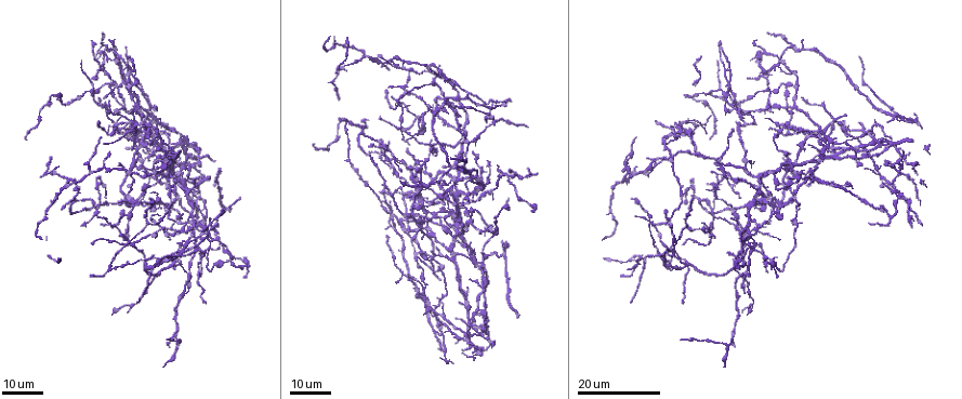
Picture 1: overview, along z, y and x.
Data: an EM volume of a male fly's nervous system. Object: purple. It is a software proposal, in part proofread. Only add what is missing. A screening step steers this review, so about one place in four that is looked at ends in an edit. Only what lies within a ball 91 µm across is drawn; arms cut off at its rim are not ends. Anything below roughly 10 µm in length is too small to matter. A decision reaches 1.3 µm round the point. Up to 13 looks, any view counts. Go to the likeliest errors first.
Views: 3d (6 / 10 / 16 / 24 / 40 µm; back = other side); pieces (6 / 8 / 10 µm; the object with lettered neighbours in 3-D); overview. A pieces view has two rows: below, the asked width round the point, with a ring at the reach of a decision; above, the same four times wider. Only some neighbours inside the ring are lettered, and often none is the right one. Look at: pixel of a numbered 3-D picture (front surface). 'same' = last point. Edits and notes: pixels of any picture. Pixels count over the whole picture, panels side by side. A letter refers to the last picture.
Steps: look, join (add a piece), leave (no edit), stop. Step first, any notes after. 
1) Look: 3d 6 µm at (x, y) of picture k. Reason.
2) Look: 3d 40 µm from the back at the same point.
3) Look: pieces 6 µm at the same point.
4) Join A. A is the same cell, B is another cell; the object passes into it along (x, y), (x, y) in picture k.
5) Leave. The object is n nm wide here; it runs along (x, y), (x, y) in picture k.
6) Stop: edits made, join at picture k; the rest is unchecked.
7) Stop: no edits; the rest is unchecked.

Look: 3d 16 µm at (859, 124) of picture 1. An open end.

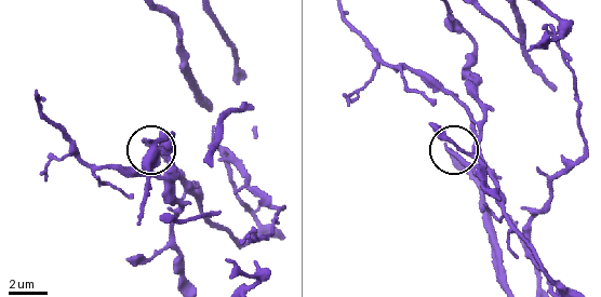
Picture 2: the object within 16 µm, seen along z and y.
Look: pieces 10 µm at (445, 147) of picture 2.

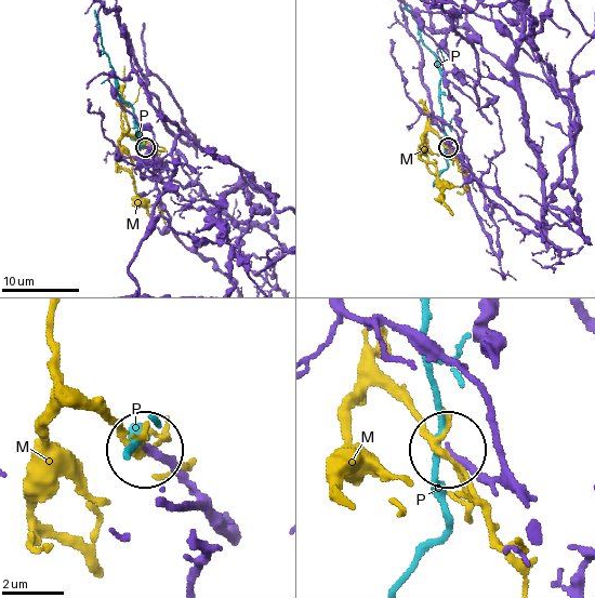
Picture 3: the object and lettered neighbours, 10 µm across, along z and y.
Leave. The object is 210 nm wide here; M and P are other cells; it runs along (492, 320), (466, 374), (501, 467), (488, 475), (451, 454) in picture 3; none of them fits.

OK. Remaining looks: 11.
Look: 3d 24 µm at (50, 155) of picture 1. Long arm stops here.

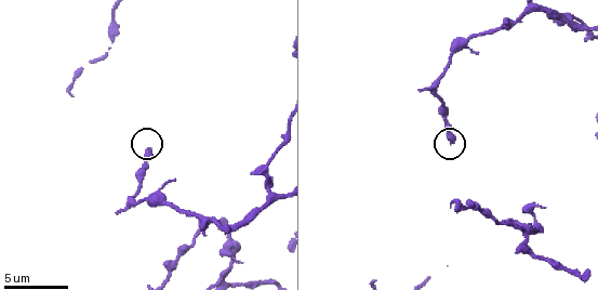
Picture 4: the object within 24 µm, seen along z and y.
Look: 3d 6 µm at (150, 151) of picture 4.

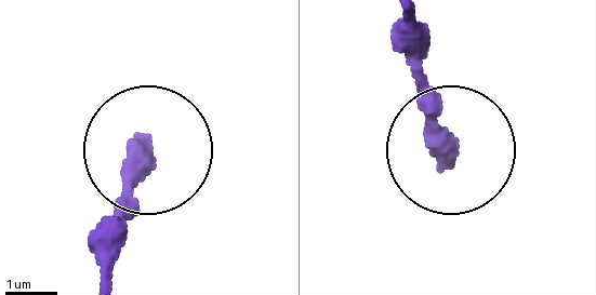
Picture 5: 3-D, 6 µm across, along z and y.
Look: pieces 8 µm at (144, 143) of picture 5.

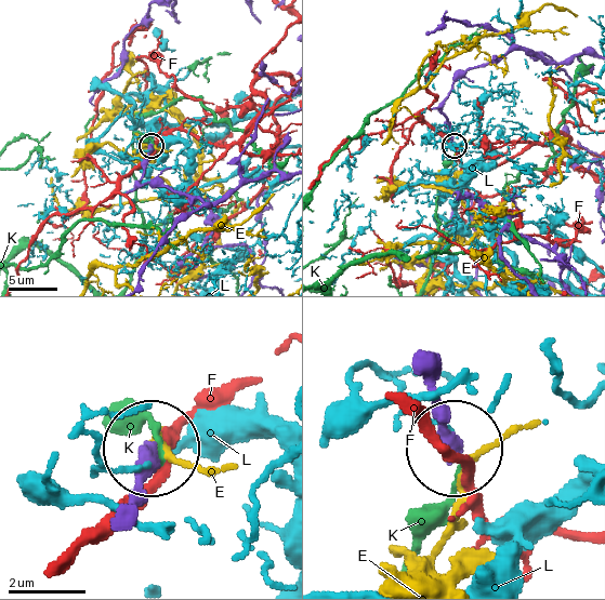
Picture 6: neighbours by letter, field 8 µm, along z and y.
Leave. The object is 370 nm wide here; E, F, K and L are other cells; it runs along (125, 522), (144, 448) in picture 6; none of them fits.

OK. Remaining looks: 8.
Look: 3d 16 µm at (409, 201) of picture 1. Branch stops here.

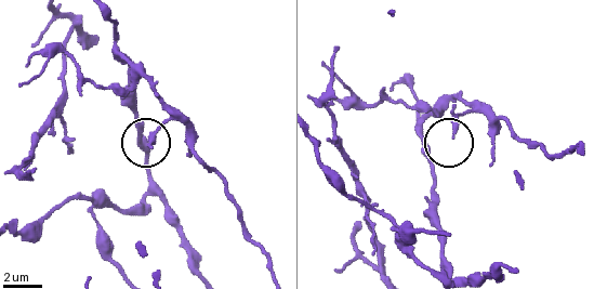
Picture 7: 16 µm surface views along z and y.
Look: pieces 8 µm at (453, 135) of picture 7.

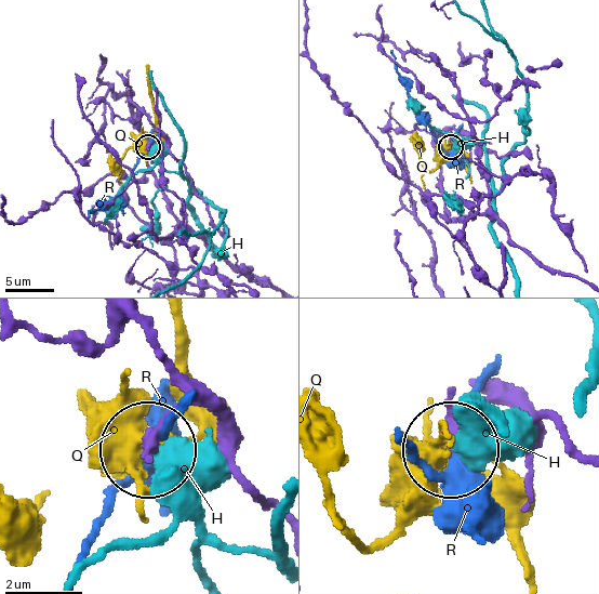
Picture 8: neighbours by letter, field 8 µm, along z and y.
Leave. H, Q and R are other cells; none of them fits.

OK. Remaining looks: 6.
Look: 3d 24 µm at (105, 197) of picture 1. Long arm stops here.

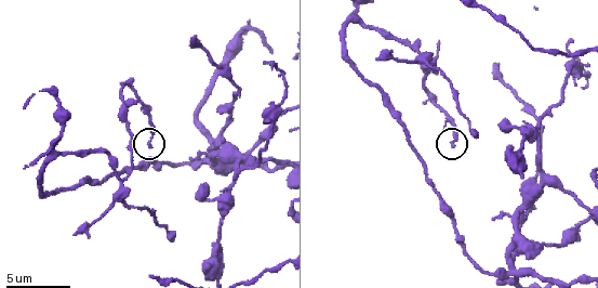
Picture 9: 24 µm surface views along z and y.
Look: pieces 6 µm at (148, 148) of picture 9.

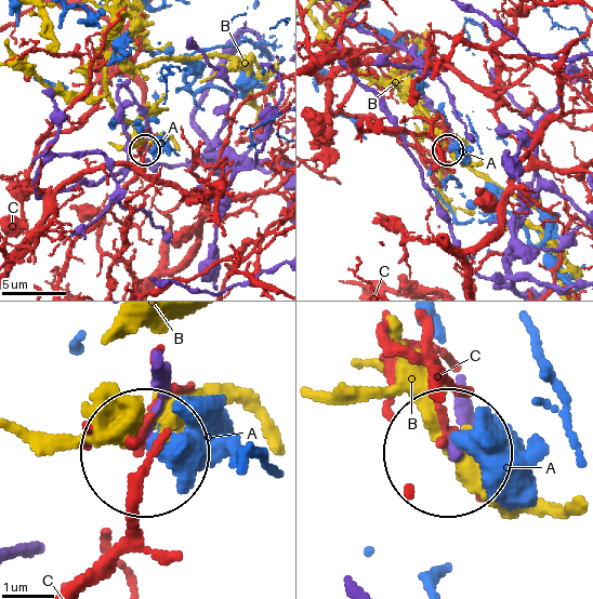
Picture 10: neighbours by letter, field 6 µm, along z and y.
Leave. A, B and C are other cells; no lettered piece goes on from it.

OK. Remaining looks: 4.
Look: 3d 16 µm at (805, 169) of picture 1. Free end.

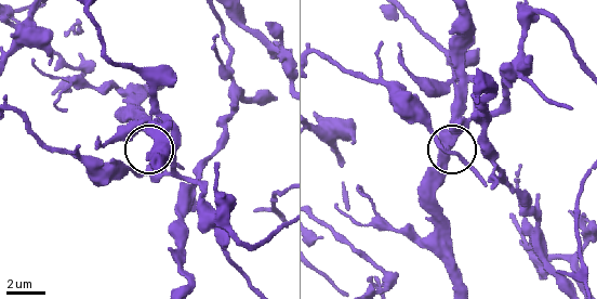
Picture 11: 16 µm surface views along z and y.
Look: pieces 6 µm at (455, 141) of picture 11. What lies round it.

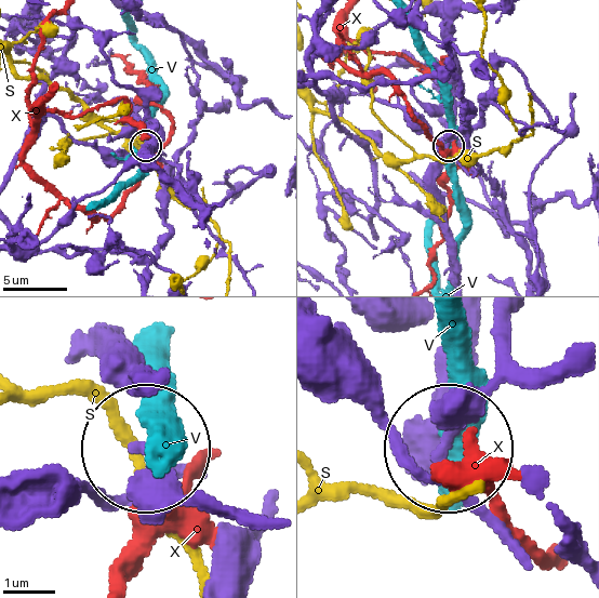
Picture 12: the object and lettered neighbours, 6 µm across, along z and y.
Leave. S, V and X are other cells; it runs along (500, 327), (495, 391), (452, 439) in picture 12; no lettered piece goes on from it.

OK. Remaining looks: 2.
Look: 3d 16 µm at (402, 221) of picture 1.

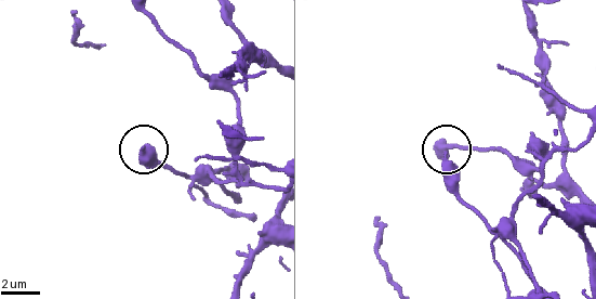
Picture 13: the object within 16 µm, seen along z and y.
Look: pieces 6 µm at (448, 153) of picture 13.

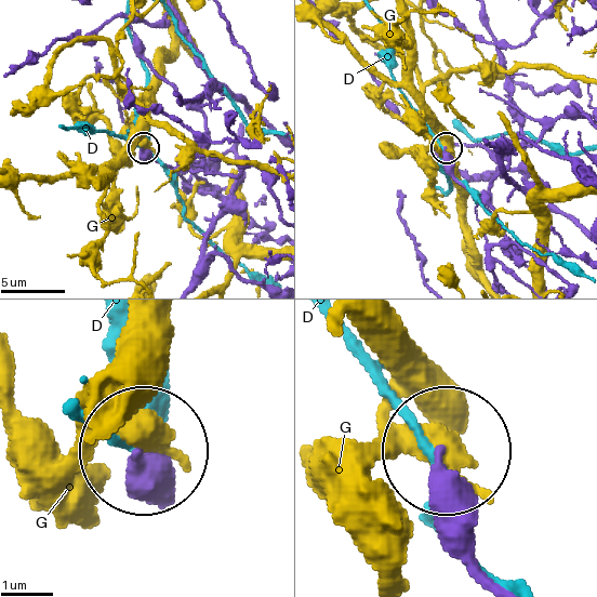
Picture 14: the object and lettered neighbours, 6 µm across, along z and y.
Leave. D and G are other cells; it runs along (493, 578), (472, 553), (467, 501), (441, 453) in picture 14; none of them fits.

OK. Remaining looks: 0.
Stop: no edits; the rest is unchecked.

